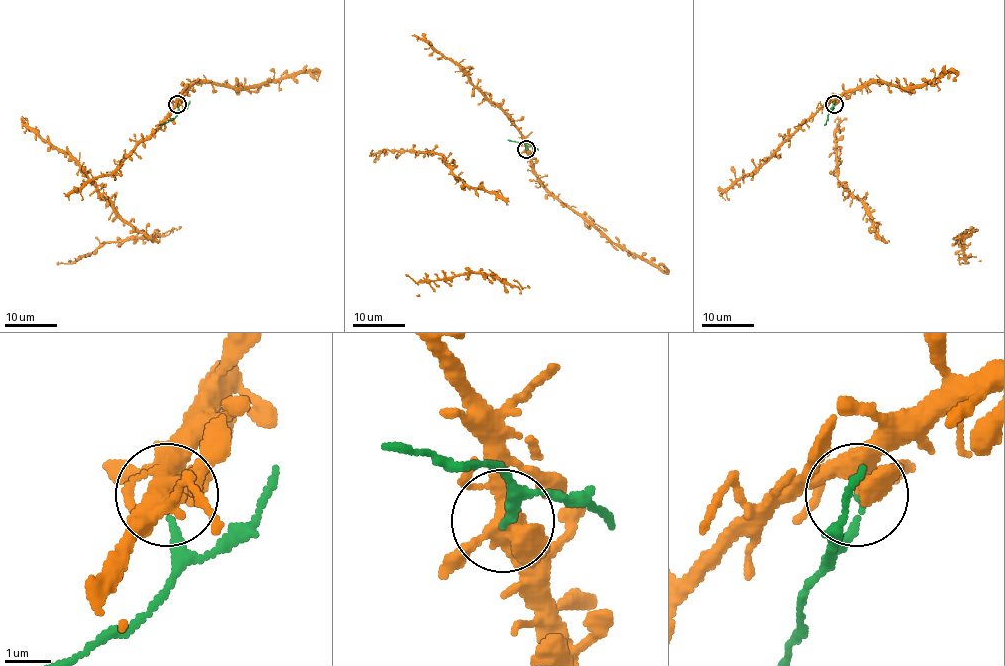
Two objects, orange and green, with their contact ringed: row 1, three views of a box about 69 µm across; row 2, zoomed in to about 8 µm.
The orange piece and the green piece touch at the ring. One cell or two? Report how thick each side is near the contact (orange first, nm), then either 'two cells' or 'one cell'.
400 nm thick on the orange side, 110 nm on the other; two cells

